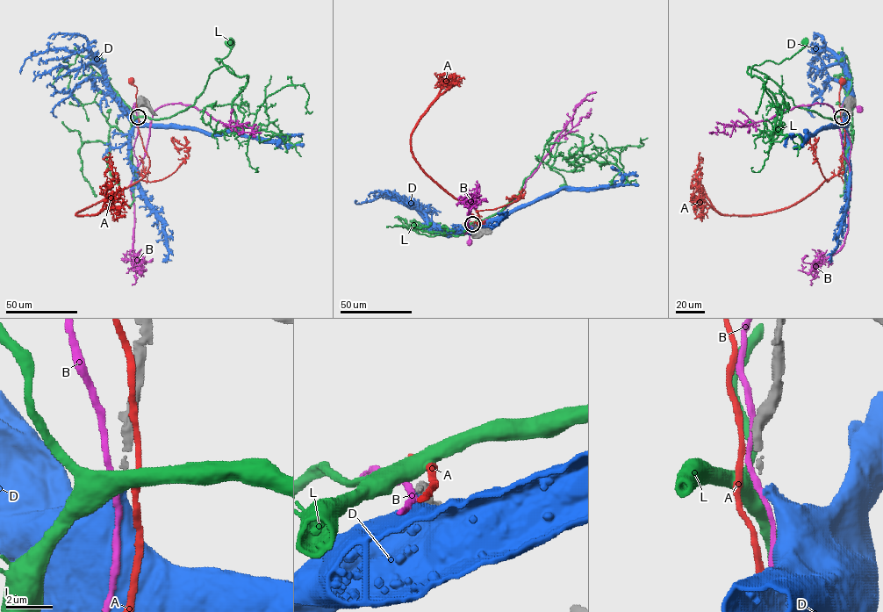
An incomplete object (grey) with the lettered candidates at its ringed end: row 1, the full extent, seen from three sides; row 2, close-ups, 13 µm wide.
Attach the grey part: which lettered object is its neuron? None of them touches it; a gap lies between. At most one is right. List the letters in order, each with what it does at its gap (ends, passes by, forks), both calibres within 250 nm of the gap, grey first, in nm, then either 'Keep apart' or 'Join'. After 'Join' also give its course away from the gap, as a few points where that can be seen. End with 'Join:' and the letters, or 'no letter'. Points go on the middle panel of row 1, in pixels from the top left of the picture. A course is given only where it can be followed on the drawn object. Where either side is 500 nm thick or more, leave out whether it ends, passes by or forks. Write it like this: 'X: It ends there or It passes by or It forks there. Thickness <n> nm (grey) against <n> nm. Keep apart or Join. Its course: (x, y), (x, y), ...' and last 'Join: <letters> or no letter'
A: It passes by. Thickness 140 nm (grey) against 280 nm. Keep apart
B: It passes by. Thickness 140 nm (grey) against 260 nm. Keep apart
D: It ends there. Thickness 140 nm (grey) against 400 nm. Join. Its course: (472, 225), (495, 221), (499, 216), (509, 215), (565, 187), (615, 186), (620, 182), (621, 176), (613, 169)
L: Thickness 140 nm (grey) against 500 nm. Keep apart
Join: D

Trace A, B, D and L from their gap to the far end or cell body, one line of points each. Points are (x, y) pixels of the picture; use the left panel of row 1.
A: (139, 116), (137, 88), (131, 81)
B: (137, 117), (135, 103), (134, 108)
D: (138, 117), (147, 124), (195, 127), (204, 133), (242, 133), (275, 140), (287, 134), (279, 147)
L: (137, 117), (170, 118), (194, 104), (213, 70), (225, 66), (233, 74), (215, 59), (229, 53), (229, 42)

